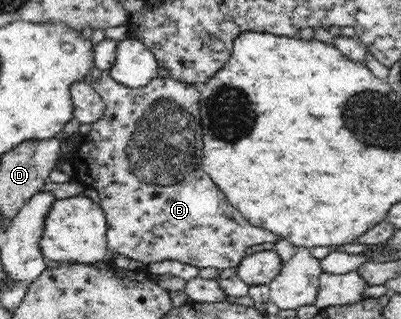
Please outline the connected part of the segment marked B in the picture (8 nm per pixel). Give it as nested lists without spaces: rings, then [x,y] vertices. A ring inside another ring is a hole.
[[[104,74],[91,83],[91,87],[102,97],[106,105],[105,113],[95,123],[91,124],[91,130],[86,133],[78,144],[74,155],[71,157],[73,179],[87,188],[95,189],[100,197],[100,206],[104,209],[108,230],[107,253],[109,257],[115,253],[125,257],[142,261],[144,268],[150,263],[172,259],[181,263],[188,263],[193,267],[213,267],[213,269],[231,269],[237,267],[246,256],[245,251],[257,243],[275,243],[281,239],[276,233],[269,232],[262,227],[255,226],[243,217],[237,208],[228,203],[227,196],[216,186],[205,173],[202,164],[202,117],[200,115],[200,92],[194,84],[179,81],[173,77],[157,77],[147,85],[132,88],[115,81],[111,76]]]

